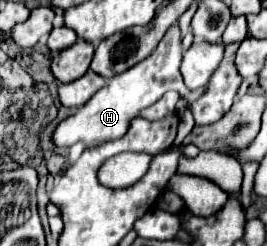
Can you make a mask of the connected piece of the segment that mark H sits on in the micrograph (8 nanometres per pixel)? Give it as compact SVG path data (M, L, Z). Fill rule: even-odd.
M178 25L170 27L168 35L160 41L158 49L144 61L140 61L136 67L130 67L130 71L124 71L116 77L112 77L86 105L82 105L74 115L60 121L52 133L52 143L60 149L72 147L74 143L84 143L86 149L100 147L108 141L116 141L124 137L130 129L130 121L140 115L142 109L154 105L166 91L174 89L180 93L181 98L192 104L202 96L206 86L195 91L188 91L184 85L184 79L180 75L180 61L182 61L182 37Z

